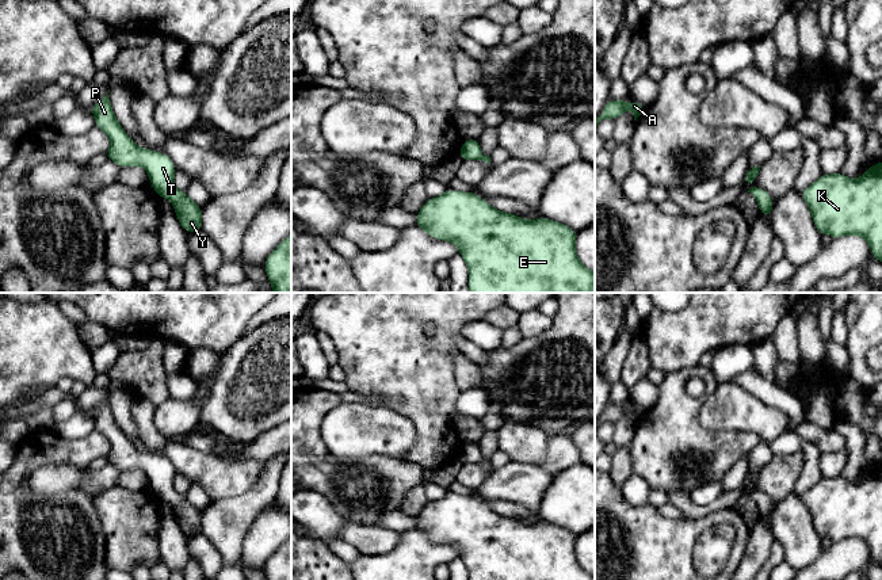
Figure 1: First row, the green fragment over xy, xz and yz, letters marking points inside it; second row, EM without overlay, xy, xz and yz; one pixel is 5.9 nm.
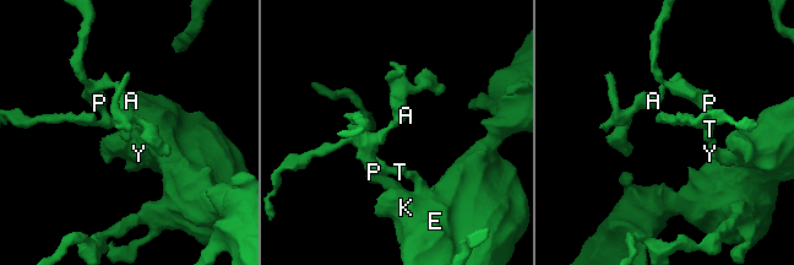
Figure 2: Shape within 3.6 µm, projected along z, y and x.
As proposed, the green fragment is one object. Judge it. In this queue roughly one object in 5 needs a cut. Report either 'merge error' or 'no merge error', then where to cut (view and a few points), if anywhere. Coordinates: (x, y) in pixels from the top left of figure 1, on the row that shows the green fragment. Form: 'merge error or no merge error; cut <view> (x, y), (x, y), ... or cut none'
no merge error; cut none

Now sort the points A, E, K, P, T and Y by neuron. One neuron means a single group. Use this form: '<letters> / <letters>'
A E K P T Y

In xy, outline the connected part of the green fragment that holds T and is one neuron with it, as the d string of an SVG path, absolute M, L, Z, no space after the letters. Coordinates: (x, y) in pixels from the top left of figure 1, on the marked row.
M107 95L92 104L92 117L96 127L103 130L110 138L110 149L106 153L107 160L115 161L119 168L141 165L150 178L150 186L160 195L172 202L177 220L184 232L198 232L202 229L202 211L187 192L173 187L173 175L176 167L172 160L161 152L138 148L125 133L118 122Z

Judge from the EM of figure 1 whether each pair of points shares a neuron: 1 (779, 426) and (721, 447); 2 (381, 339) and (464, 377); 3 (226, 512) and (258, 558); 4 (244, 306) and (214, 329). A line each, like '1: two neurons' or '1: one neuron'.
1: two neurons
2: two neurons
3: two neurons
4: one neuron

